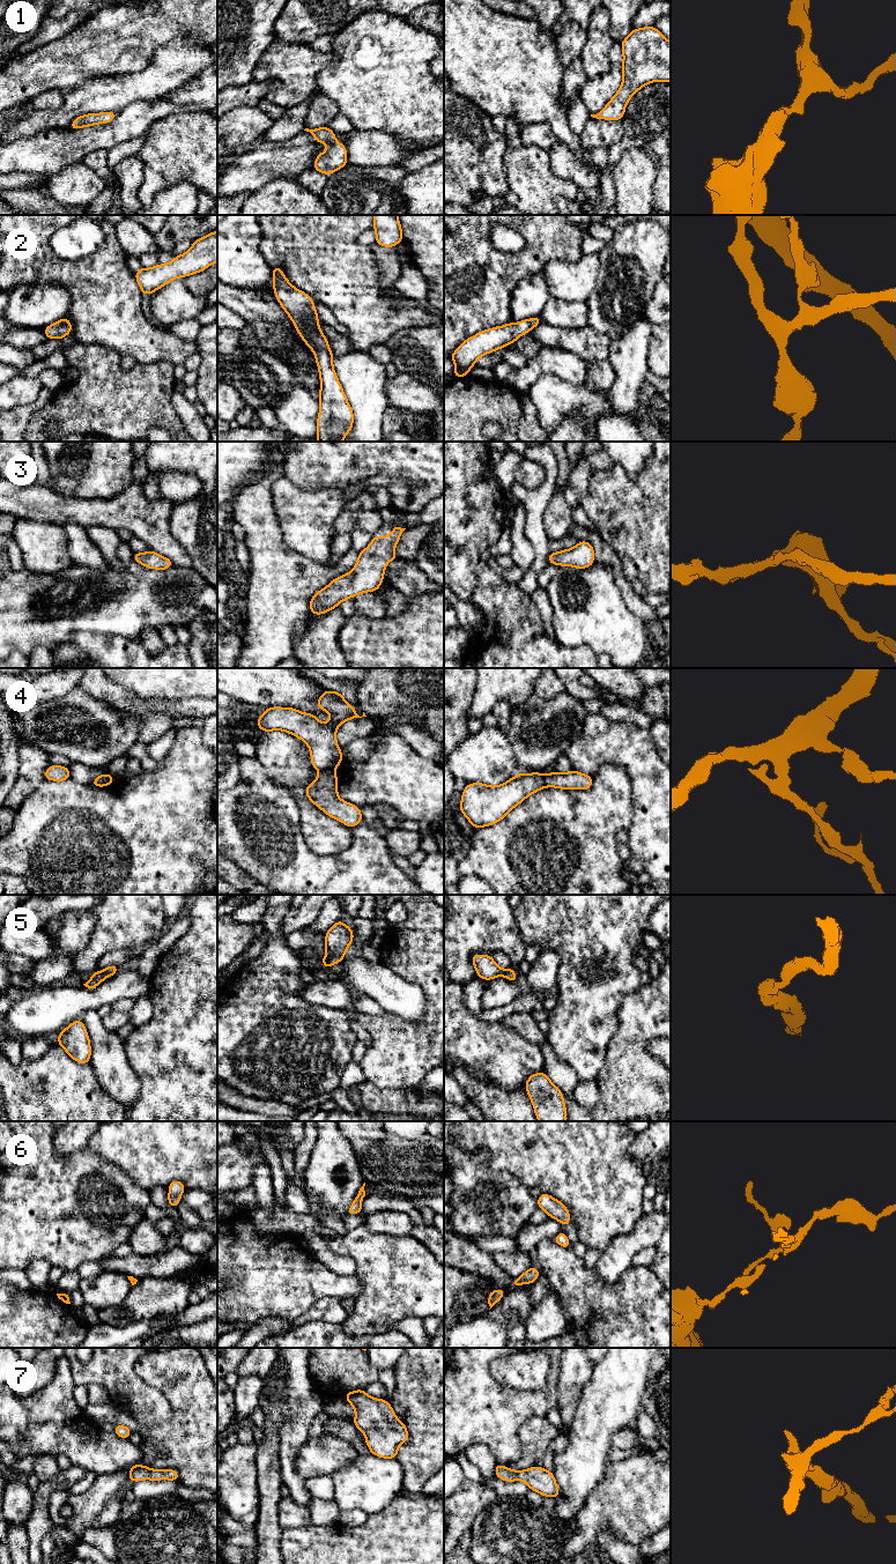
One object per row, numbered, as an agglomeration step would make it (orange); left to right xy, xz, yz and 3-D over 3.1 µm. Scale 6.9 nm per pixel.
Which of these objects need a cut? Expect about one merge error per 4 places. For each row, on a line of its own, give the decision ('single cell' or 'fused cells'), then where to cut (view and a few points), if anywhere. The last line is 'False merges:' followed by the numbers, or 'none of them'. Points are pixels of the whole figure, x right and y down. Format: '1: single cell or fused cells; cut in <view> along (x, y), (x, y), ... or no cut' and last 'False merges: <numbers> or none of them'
1: single cell; no cut
2: single cell; no cut
3: single cell; no cut
4: fused cells; cut in xz along (333, 769), (320, 771)
5: single cell; no cut
6: single cell; no cut
7: single cell; no cut
False merges: 4

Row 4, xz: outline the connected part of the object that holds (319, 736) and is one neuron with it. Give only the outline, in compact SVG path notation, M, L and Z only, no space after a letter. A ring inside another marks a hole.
M324 690L324 692L323 692L323 695L321 695L321 696L320 696L320 697L319 697L319 698L318 698L318 701L317 701L317 706L318 706L318 709L320 709L320 710L324 710L324 711L326 711L326 712L328 712L328 713L329 713L329 716L331 716L331 721L329 721L329 722L327 722L327 724L326 724L326 722L321 722L321 721L319 721L319 720L318 720L318 719L317 719L317 717L316 717L316 716L314 716L314 714L311 714L311 713L305 713L305 712L301 712L301 711L298 711L298 710L296 710L296 709L293 709L293 707L280 707L280 706L273 706L273 707L269 707L269 709L266 709L266 710L264 710L264 714L262 714L262 716L260 716L260 717L259 717L259 718L258 718L258 719L257 719L257 721L256 721L256 724L257 724L257 725L258 725L258 727L259 727L259 728L260 728L260 729L261 729L261 731L262 731L262 732L264 732L264 733L265 733L265 732L271 732L271 731L284 731L284 732L287 732L287 733L289 733L289 734L291 734L291 735L294 735L294 736L296 736L296 737L298 737L298 739L301 739L301 740L302 740L302 741L304 741L304 742L305 742L305 743L306 743L306 746L308 746L308 747L309 747L309 749L310 749L310 753L311 753L311 765L312 765L312 768L314 768L314 769L317 769L317 770L319 770L319 771L325 771L325 770L334 770L334 769L336 769L336 768L338 768L338 766L339 766L339 765L340 765L340 764L341 764L341 763L342 763L342 749L340 749L340 748L339 748L339 746L338 746L338 742L336 742L336 737L335 737L335 734L336 734L336 731L338 731L338 728L339 728L339 726L340 726L340 725L341 725L341 724L343 724L343 722L345 722L345 721L347 721L347 720L350 720L350 719L356 719L356 718L362 718L362 717L366 717L366 716L365 716L365 713L364 713L364 712L363 712L363 716L362 716L362 717L360 717L360 716L358 716L358 714L357 714L357 712L356 712L356 710L355 710L355 709L354 709L354 707L353 707L353 706L351 706L351 705L350 705L350 704L349 704L349 703L348 703L348 702L347 702L347 701L346 701L346 699L345 699L345 698L343 698L343 697L342 697L342 695L341 695L341 692L338 692L338 691L331 691L331 690Z

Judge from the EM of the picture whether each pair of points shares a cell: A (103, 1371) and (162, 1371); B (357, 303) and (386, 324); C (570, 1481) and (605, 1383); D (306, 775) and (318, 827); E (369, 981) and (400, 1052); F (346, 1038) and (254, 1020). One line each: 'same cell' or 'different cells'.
A: different cells
B: same cell
C: same cell
D: same cell
E: different cells
F: same cell

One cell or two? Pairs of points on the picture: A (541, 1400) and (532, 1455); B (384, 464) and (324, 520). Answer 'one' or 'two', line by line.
A: two
B: two

